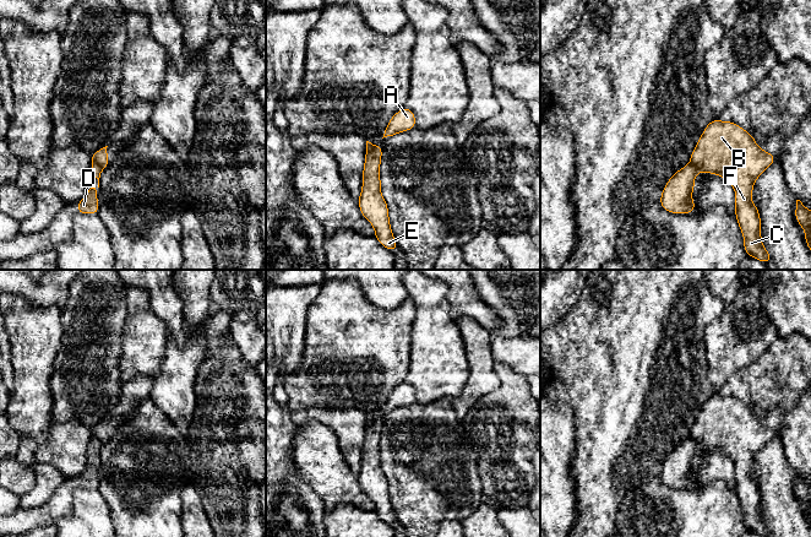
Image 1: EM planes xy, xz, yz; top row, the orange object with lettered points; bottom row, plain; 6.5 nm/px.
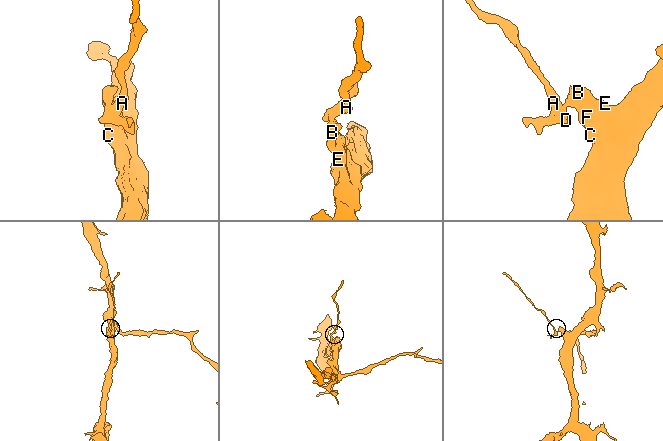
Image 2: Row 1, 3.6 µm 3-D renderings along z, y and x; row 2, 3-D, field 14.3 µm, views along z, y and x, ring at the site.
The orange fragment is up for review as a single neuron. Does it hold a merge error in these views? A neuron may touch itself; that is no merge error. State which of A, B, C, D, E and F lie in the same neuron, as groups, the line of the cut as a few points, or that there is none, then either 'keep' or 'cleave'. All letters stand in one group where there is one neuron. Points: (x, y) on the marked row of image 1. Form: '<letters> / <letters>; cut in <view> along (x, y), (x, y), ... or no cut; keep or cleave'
A D / B C E F; cut in xy along (93, 162), (102, 169); cleave

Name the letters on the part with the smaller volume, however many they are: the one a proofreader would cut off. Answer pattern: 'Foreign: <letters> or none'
Foreign: A, D

